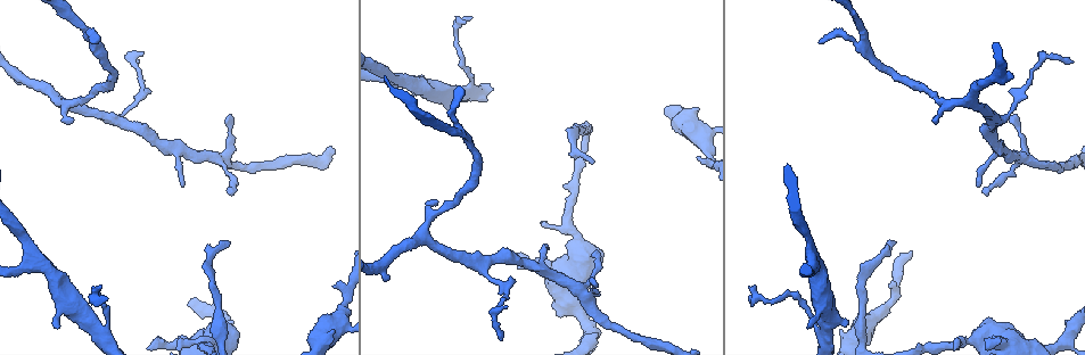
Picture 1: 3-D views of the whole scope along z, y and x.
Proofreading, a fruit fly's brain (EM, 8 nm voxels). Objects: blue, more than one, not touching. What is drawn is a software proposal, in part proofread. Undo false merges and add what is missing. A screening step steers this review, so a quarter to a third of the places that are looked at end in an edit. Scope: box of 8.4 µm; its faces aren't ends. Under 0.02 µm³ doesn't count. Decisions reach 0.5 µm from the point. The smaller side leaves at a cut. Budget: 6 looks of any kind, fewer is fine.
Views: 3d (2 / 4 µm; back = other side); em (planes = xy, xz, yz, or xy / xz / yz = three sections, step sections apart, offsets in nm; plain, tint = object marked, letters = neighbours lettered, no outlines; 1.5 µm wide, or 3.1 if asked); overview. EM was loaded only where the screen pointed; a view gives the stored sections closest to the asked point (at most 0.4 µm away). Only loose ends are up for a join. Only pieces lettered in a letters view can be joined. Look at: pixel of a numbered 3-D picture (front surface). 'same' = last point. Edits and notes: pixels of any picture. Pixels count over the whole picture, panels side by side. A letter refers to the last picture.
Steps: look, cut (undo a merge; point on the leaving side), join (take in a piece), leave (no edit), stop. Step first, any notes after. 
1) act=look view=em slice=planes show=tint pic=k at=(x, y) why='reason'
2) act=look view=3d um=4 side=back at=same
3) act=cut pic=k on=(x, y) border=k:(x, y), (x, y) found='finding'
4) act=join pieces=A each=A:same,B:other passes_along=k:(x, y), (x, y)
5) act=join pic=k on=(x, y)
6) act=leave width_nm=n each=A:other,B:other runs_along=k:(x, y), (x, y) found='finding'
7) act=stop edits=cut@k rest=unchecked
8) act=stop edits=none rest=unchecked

act=look view=em slice=planes show=tint pic=1 at=(93, 42) why='thin end'

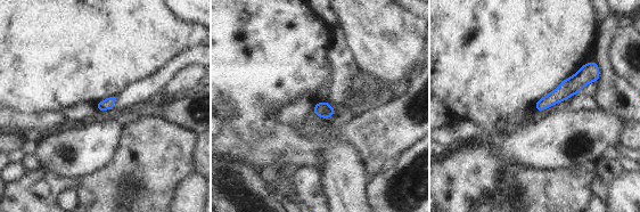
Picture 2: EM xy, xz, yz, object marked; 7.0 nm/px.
act=look view=em slice=planes show=letters at=same

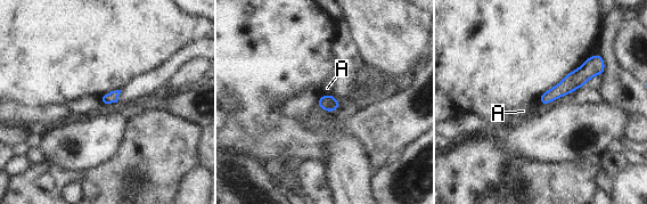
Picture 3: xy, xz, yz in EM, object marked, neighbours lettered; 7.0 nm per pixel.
act=join pieces=A width_nm=90 each=A:same passes_along=3:(328, 103), (325, 95), (327, 88) found='the neuron continues'

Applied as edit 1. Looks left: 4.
act=look view=em slice=planes show=letters pic=1 at=(184, 184) why='branch stops here'

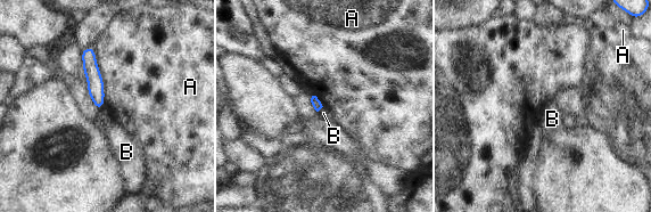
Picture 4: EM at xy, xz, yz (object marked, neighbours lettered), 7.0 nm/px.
act=leave longest_contact=A:440nm each=A:other,B:other border=4:(92, 47), (102, 81), (104, 106) found='no lettered piece goes on from it'

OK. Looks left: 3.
act=look view=3d um=4 pic=1 at=(436, 204) why='branch stops here'

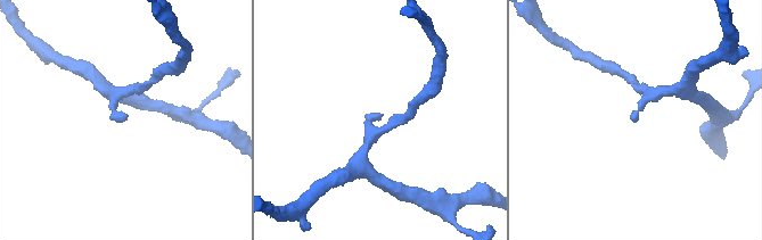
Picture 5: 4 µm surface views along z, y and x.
act=look view=em slice=planes show=letters pic=5 at=(125, 119) arm_widths_nm=160,200 why='shape alone is not enough'

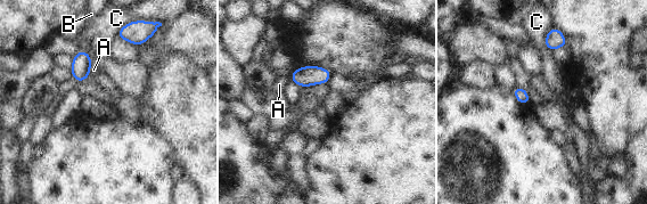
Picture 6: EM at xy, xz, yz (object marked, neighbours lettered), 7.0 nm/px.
act=leave each=A:other,B:other,C:other border=6:(289, 75), (292, 80) found='none of them fits'

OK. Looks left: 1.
act=stop edits=join@3 rest=unchecked

